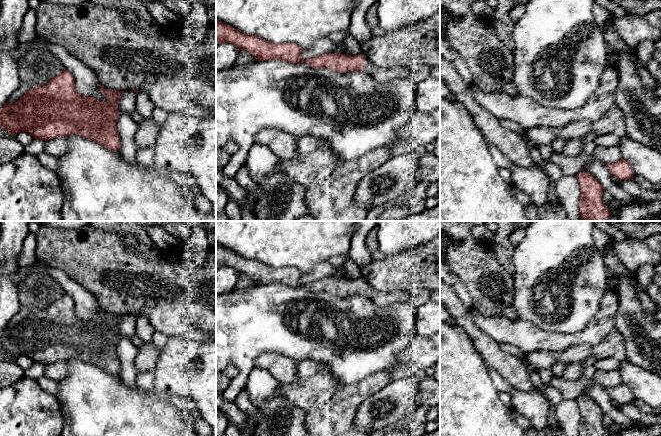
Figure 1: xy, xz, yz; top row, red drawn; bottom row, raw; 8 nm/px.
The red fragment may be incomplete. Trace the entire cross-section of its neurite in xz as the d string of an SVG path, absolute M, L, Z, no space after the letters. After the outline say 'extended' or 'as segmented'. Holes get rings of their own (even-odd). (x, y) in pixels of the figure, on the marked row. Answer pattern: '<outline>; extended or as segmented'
M216 20L216 45L231 43L239 50L251 53L256 61L281 60L288 63L307 63L314 69L331 69L338 72L360 70L369 74L379 83L385 83L396 78L407 78L409 67L393 69L381 68L373 64L365 55L327 53L306 60L301 58L304 51L295 43L272 43L259 37L238 31L234 27Z; extended

